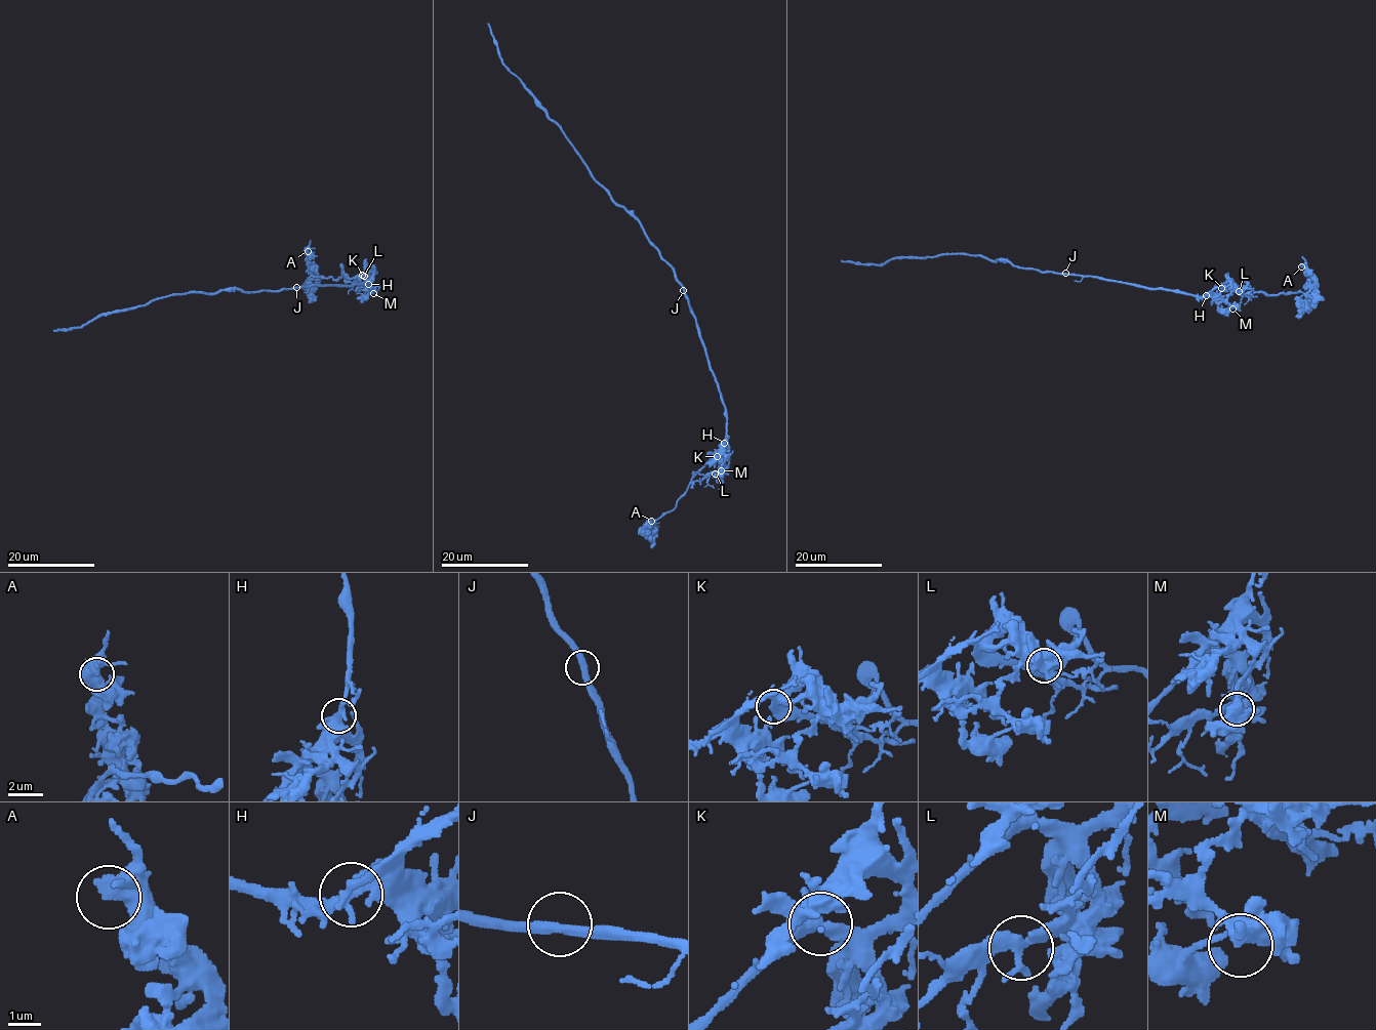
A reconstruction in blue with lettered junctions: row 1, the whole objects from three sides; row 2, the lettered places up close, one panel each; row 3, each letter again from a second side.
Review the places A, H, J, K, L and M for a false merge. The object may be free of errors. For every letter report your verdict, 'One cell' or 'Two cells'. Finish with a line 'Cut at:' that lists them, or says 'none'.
A: One cell
H: One cell
J: One cell
K: One cell
L: One cell
M: One cell
Cut at: none

